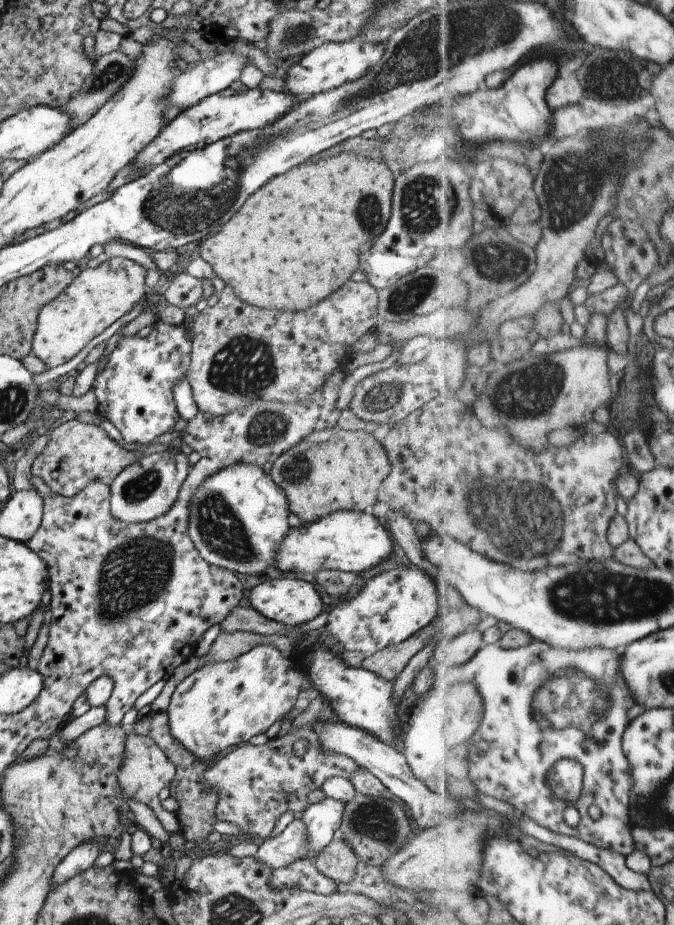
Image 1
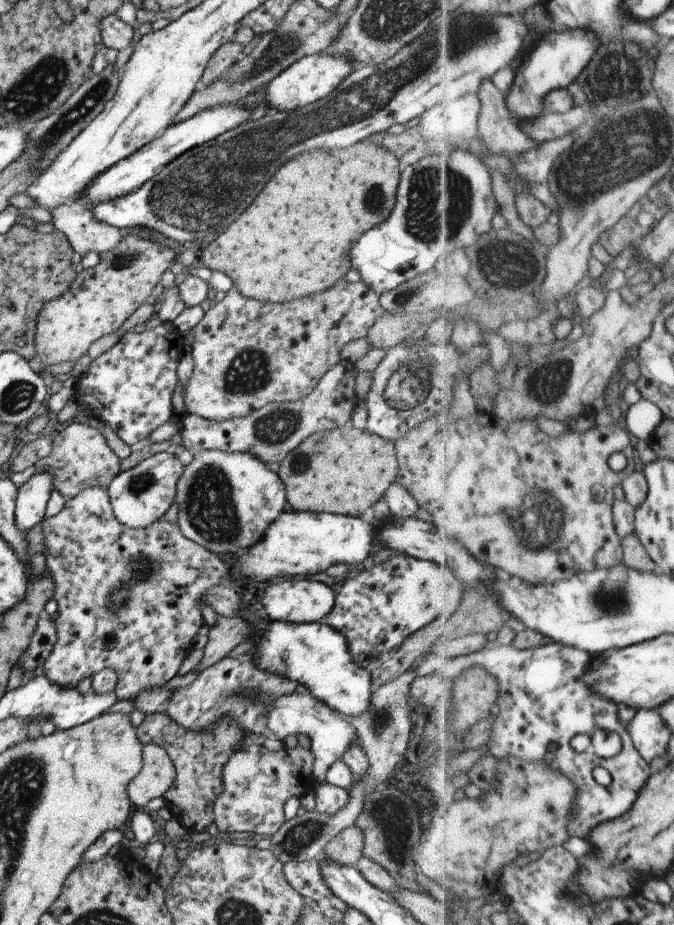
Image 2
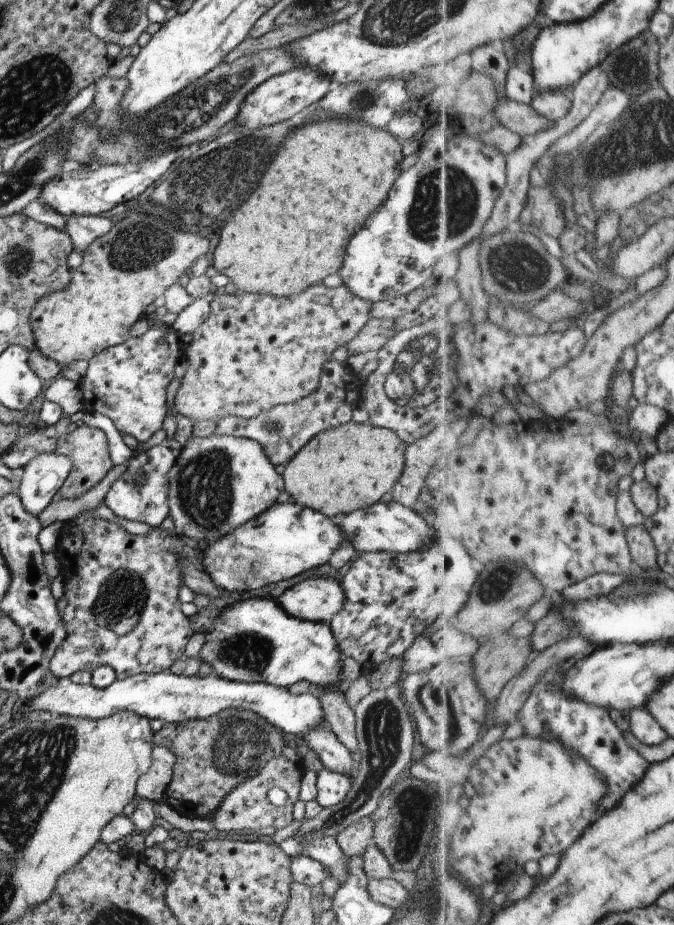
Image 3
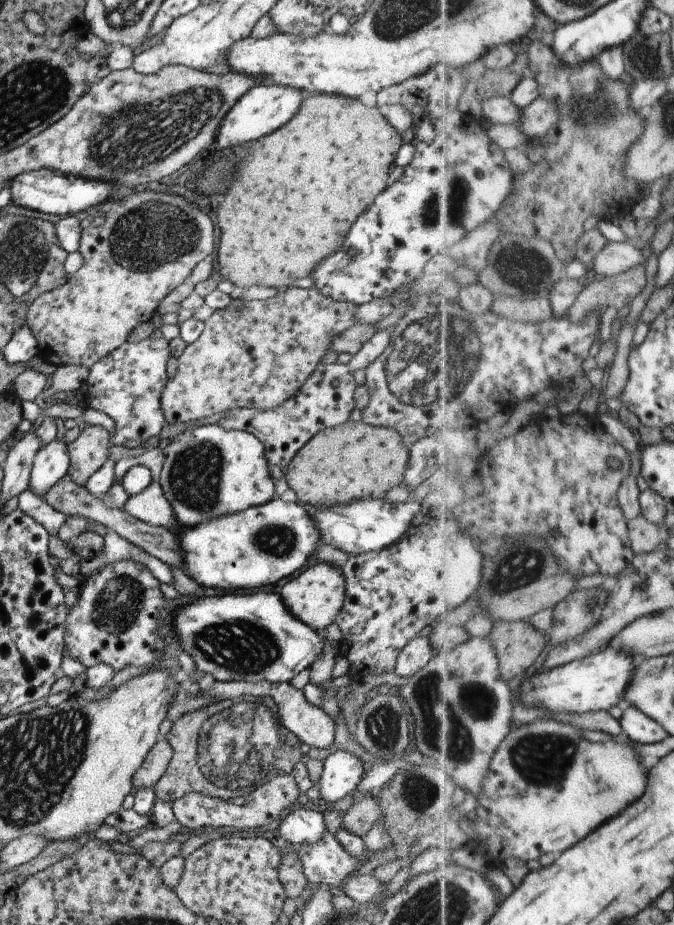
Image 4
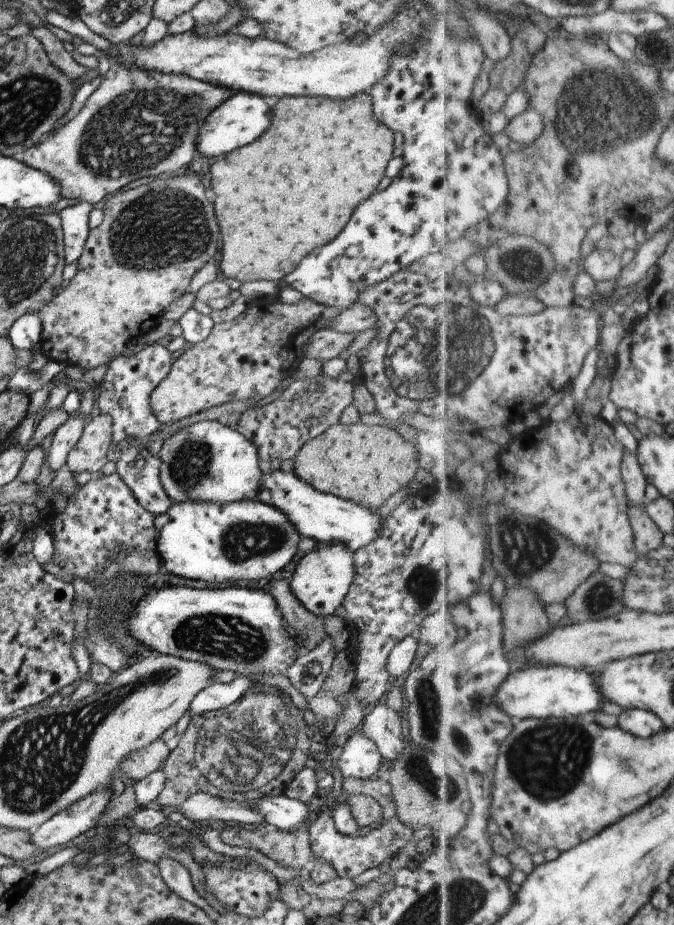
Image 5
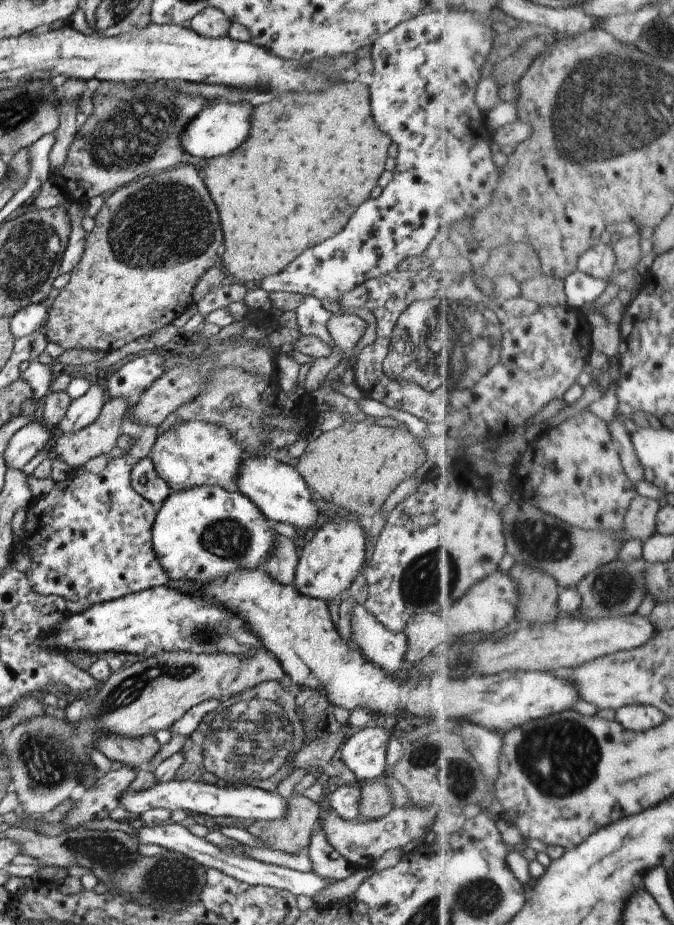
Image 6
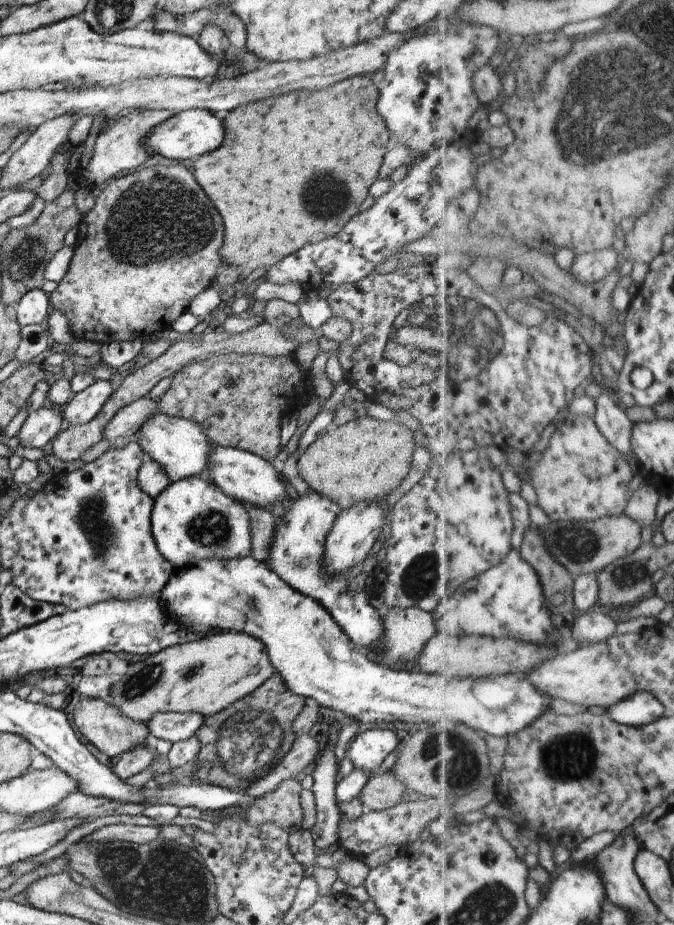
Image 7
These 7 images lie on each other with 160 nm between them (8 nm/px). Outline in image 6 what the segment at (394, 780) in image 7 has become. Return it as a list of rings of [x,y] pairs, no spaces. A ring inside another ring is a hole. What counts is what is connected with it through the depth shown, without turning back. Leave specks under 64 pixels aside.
[[[384,778],[361,784],[359,817],[362,820],[378,820],[394,808],[392,791]]]

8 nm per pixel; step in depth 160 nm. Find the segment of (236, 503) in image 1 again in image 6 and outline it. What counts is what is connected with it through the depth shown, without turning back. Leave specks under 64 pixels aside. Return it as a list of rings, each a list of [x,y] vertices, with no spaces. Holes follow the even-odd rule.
[[[186,421],[157,435],[151,448],[150,459],[171,491],[206,485],[220,486],[230,492],[236,492],[239,490],[235,483],[237,472],[246,454],[225,428],[202,421]]]

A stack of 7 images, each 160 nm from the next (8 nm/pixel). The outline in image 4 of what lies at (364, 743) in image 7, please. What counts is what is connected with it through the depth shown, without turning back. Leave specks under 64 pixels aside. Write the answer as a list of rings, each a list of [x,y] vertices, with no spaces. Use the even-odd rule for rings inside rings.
[[[337,749],[324,762],[324,772],[318,780],[320,798],[328,804],[354,793],[366,769],[358,756]]]

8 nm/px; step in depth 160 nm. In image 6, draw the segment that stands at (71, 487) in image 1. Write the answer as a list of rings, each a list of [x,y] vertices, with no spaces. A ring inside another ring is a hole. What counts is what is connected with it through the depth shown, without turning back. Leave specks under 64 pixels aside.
[[[116,397],[107,399],[98,418],[78,432],[61,435],[52,448],[53,456],[72,466],[82,466],[90,458],[100,454],[112,453],[116,440],[121,435],[123,417],[129,404],[126,399]]]

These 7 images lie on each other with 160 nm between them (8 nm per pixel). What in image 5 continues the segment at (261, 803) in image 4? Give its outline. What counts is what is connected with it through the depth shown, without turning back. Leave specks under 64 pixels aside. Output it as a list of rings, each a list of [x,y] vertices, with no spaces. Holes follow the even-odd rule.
[[[202,791],[191,794],[180,807],[176,808],[184,816],[184,822],[198,820],[219,820],[258,824],[266,822],[265,817],[237,801],[225,800]]]

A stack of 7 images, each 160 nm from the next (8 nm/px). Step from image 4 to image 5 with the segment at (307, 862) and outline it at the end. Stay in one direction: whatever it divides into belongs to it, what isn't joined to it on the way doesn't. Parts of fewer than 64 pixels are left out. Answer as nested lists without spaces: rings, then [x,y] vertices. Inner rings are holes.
[[[330,809],[318,813],[317,818],[310,822],[308,827],[312,858],[329,862],[338,873],[338,877],[351,879],[369,868],[378,868],[386,858],[396,856],[398,850],[409,845],[409,842],[420,834],[417,828],[404,824],[394,815],[391,819],[383,819],[379,824],[361,831],[358,835],[345,835],[335,827]]]

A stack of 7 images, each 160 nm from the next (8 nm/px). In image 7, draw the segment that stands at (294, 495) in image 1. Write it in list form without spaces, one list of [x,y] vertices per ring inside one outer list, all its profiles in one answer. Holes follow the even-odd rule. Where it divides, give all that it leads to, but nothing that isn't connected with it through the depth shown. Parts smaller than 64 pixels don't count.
[[[364,415],[352,419],[334,431],[326,430],[325,435],[319,436],[301,455],[298,470],[310,489],[327,496],[343,509],[350,508],[360,501],[380,502],[386,500],[388,494],[398,488],[408,476],[415,448],[421,441],[419,434],[413,433],[406,425],[396,420],[381,421]]]

